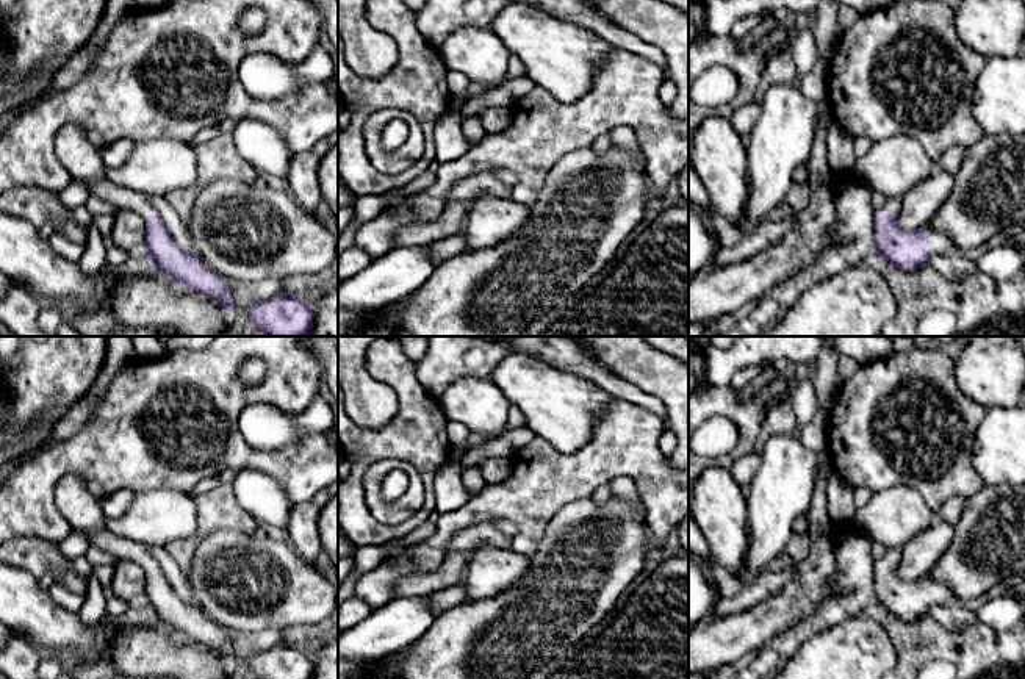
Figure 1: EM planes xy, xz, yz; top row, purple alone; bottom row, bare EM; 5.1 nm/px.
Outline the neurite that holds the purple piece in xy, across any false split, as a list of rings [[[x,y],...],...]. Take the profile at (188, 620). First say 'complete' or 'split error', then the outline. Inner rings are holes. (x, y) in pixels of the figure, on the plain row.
split error; [[[106,526],[85,534],[89,537],[91,546],[97,546],[119,560],[131,560],[144,568],[146,591],[142,601],[153,609],[158,623],[218,652],[227,665],[235,665],[236,654],[230,635],[208,618],[199,605],[185,602],[174,591],[156,559],[144,544],[122,538],[108,530]]]

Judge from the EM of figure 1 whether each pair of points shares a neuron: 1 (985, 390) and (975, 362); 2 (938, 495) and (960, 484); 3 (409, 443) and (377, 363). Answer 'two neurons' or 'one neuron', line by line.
1: one neuron
2: one neuron
3: one neuron

